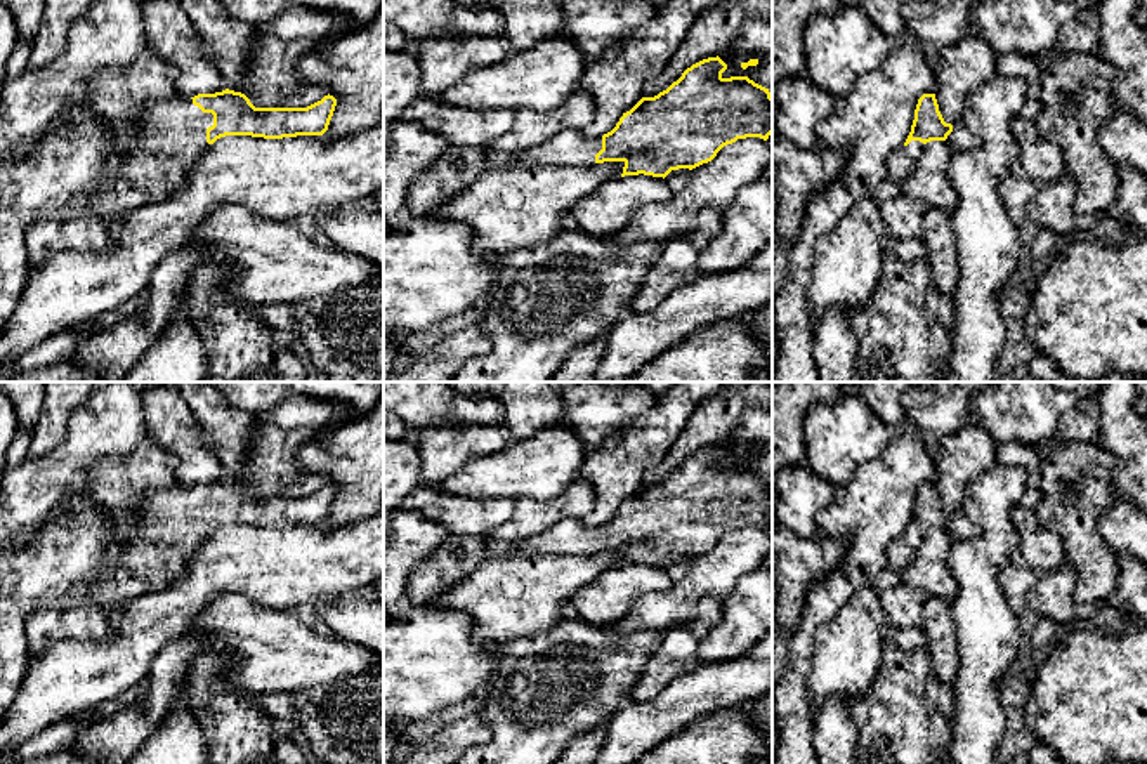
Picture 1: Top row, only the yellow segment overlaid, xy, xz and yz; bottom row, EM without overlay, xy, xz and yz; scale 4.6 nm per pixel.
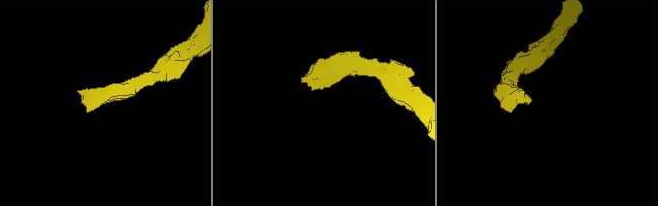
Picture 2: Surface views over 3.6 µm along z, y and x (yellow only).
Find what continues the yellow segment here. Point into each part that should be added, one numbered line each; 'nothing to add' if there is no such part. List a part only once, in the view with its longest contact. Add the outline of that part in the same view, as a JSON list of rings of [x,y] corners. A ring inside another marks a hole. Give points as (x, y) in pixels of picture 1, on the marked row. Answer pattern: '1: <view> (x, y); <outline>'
1: xy (63, 174); [[[177,96],[149,104],[141,116],[137,139],[121,148],[88,104],[76,104],[59,113],[31,148],[9,156],[0,165],[0,333],[28,281],[31,266],[24,234],[36,219],[83,214],[115,219],[167,198],[210,148],[206,128],[212,125],[212,113],[203,113],[193,99]],[[111,155],[120,156],[120,170],[115,174],[106,170]]]

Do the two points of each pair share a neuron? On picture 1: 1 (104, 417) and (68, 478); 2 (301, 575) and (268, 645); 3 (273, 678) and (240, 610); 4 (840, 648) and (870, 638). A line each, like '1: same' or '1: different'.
1: same
2: different
3: same
4: same

